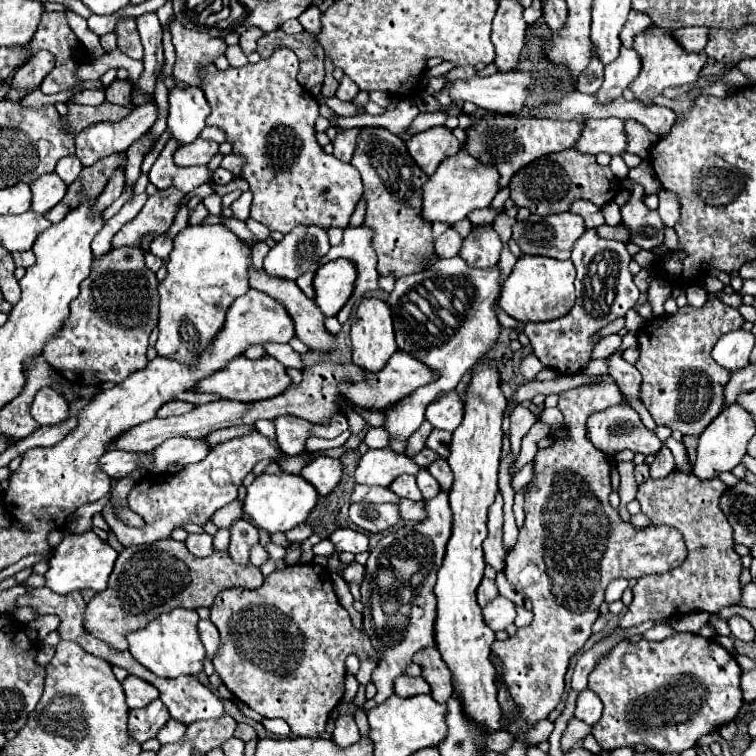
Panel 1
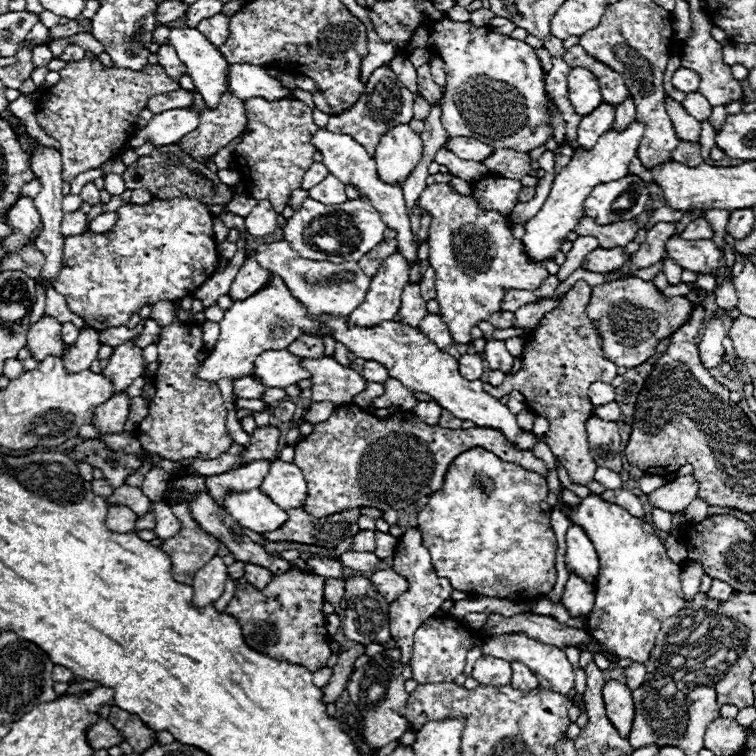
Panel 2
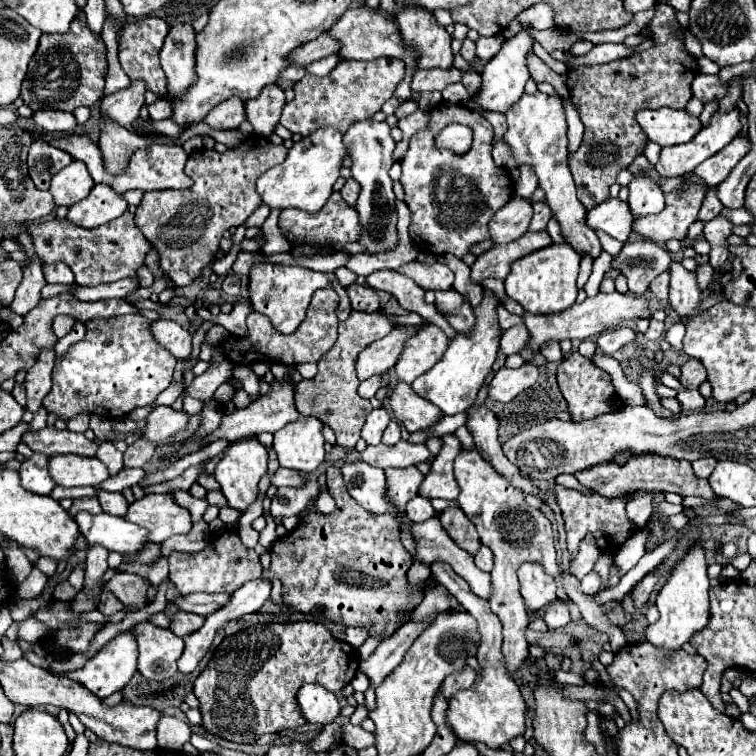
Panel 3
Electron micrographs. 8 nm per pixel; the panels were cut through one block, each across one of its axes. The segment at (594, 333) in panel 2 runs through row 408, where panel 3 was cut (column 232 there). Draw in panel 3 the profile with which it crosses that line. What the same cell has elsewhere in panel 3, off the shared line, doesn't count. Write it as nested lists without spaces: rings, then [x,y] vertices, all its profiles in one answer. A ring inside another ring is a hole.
[[[226,530],[212,540],[214,542],[210,542],[198,554],[172,552],[169,556],[169,565],[175,566],[175,572],[169,572],[168,576],[180,594],[192,594],[192,592],[226,592],[226,594],[232,594],[244,582],[248,582],[252,578],[260,578],[262,564],[260,564],[258,554],[250,548],[244,548],[234,530]]]

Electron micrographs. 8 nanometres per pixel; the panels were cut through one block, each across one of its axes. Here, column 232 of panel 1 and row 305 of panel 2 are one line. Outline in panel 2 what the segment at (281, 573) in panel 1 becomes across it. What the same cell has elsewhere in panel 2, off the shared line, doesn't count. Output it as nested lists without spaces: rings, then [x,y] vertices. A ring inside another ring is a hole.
[[[630,276],[594,286],[586,314],[600,332],[604,358],[608,356],[618,368],[636,368],[656,354],[662,338],[672,336],[690,322],[692,310],[694,304],[686,296],[664,296],[652,282]]]

